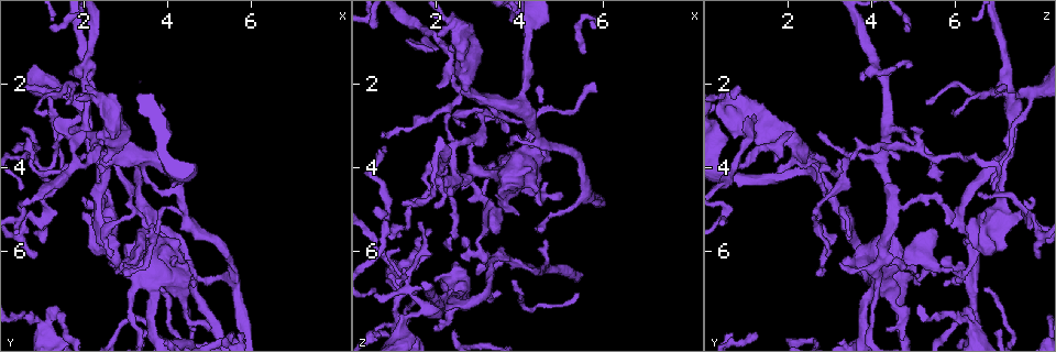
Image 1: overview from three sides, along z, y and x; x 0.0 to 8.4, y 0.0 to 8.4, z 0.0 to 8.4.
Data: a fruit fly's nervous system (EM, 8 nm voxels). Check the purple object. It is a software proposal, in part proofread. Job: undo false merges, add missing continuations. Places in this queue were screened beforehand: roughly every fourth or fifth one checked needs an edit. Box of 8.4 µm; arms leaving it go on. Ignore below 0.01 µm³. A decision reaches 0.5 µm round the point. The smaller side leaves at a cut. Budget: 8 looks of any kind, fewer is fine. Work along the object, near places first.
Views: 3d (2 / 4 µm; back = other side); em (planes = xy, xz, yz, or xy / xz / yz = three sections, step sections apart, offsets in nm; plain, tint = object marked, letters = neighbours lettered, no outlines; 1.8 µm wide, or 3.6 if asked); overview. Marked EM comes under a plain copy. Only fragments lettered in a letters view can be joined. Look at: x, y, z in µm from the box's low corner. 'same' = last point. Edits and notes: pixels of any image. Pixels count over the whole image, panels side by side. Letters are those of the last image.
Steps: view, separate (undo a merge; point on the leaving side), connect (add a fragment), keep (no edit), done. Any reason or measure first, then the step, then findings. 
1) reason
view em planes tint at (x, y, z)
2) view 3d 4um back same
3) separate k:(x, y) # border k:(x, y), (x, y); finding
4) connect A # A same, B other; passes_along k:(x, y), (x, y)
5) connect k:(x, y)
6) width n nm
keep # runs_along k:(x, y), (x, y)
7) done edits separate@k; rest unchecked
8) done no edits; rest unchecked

abrupt turn
view 3d 2um at (1.15, 2.25, 7.95)

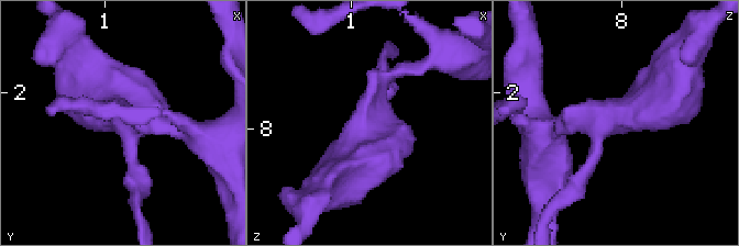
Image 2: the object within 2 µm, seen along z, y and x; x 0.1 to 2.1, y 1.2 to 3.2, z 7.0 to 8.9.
arms 3; now the EM
view em yz step 4 letters at (1.18, 2.22, 7.88)

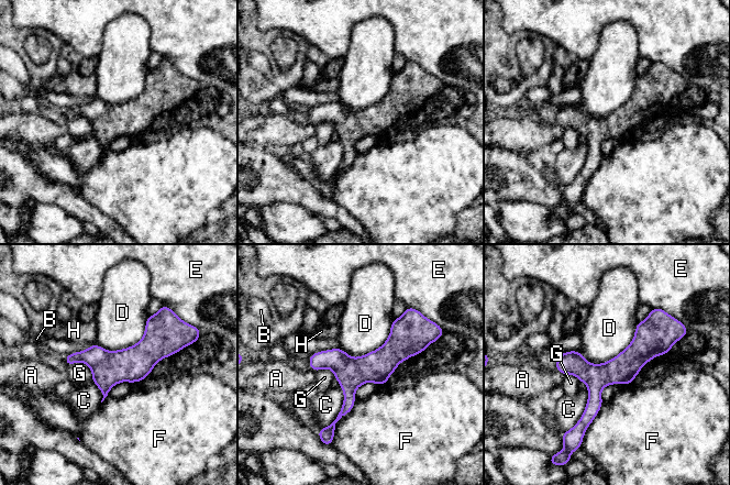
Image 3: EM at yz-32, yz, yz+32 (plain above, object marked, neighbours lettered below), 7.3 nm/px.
longest_contact D 500 nm
keep # A other, B other, C other, D other, E other, F other, G other, H other; runs_along 3:(667, 342), (611, 372), (578, 426); continuous, no second neuron

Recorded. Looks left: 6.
view em planes letters at (1.00, 5.20, 7.80)

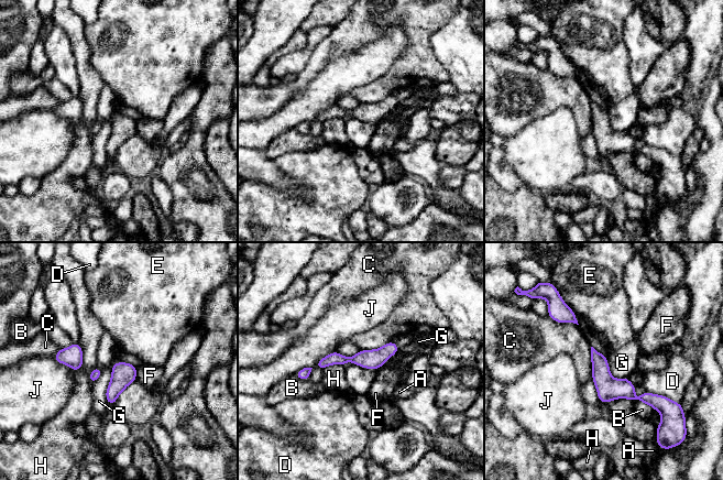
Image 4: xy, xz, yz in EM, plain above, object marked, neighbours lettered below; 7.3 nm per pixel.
keep # A other, B other, C other, D other, E other, F other, G other, H other, J other; border 4:(134, 364), (113, 364), (107, 403); continuous, no second neuron

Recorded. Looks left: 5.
abrupt turn
view 3d 4um back at (2.75, 6.25, 4.30)

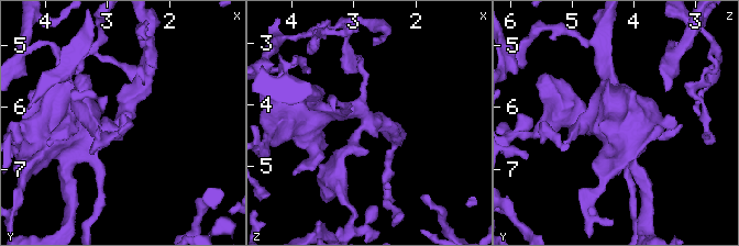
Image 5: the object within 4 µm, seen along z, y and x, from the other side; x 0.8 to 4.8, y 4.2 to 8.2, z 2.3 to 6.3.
view em planes letters same

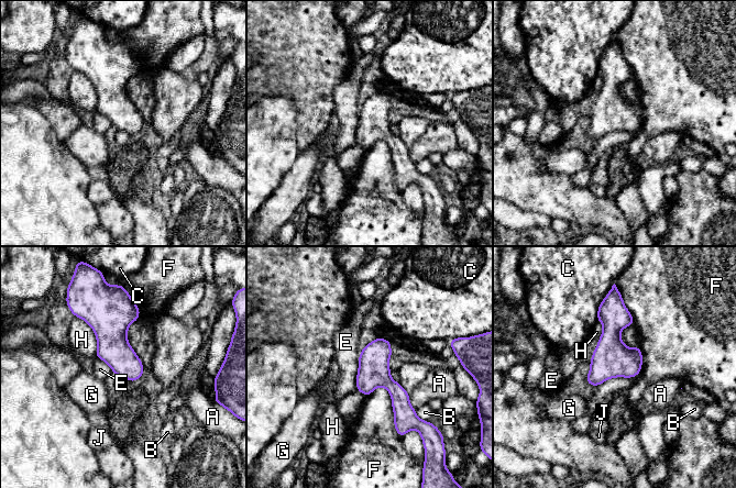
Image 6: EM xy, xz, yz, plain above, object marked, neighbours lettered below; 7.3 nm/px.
width 220 nm
keep # A other, B other, C other, E other, F other, G other, H other, J other; one neuron here

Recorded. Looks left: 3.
branch point
view 3d 2um back at (2.60, 5.05, 6.95)

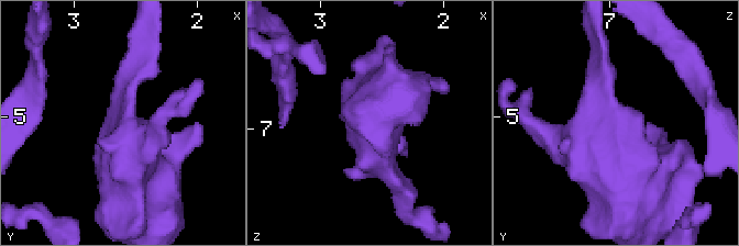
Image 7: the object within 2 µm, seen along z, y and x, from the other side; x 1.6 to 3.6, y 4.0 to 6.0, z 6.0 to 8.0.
now the EM
view em planes tint at (2.62, 5.12, 6.92)

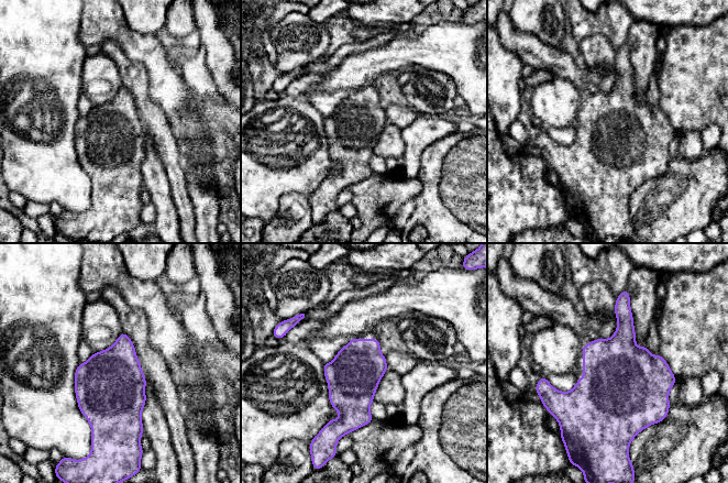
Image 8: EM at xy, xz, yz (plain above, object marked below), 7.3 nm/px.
view em planes letters same

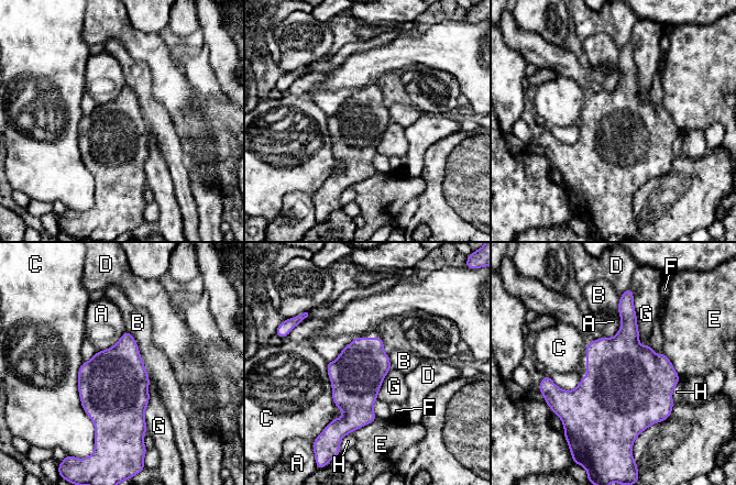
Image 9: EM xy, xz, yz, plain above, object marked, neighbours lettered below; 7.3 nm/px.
longest_contact G 420 nm
keep # A other, B other, C other, D other, E other, F other, G other, H other; border 9:(632, 291), (638, 342), (645, 346); continuous, no second neuron

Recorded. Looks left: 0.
done no edits; rest unchecked

